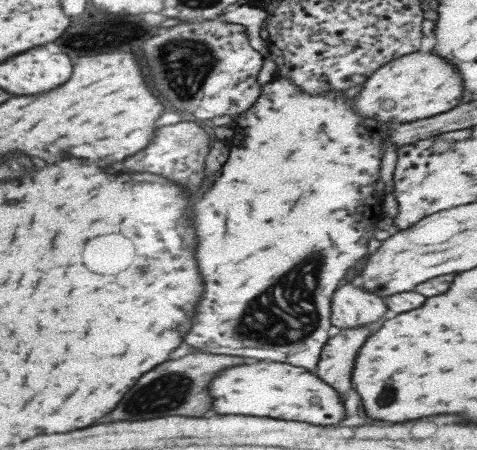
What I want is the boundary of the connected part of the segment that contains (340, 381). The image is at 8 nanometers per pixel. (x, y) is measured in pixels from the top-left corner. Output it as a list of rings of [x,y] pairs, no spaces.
[[[369,328],[339,330],[339,334],[331,336],[325,342],[319,354],[315,374],[333,390],[337,390],[341,398],[345,398],[345,392],[351,386],[349,376],[351,376],[353,360],[367,336],[369,336]]]

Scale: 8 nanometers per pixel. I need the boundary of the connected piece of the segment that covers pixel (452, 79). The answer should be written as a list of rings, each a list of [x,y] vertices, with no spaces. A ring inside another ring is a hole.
[[[417,50],[375,70],[367,82],[361,84],[359,94],[353,98],[353,106],[361,118],[371,118],[387,128],[393,128],[449,112],[451,108],[459,106],[461,92],[459,74],[449,62]]]

